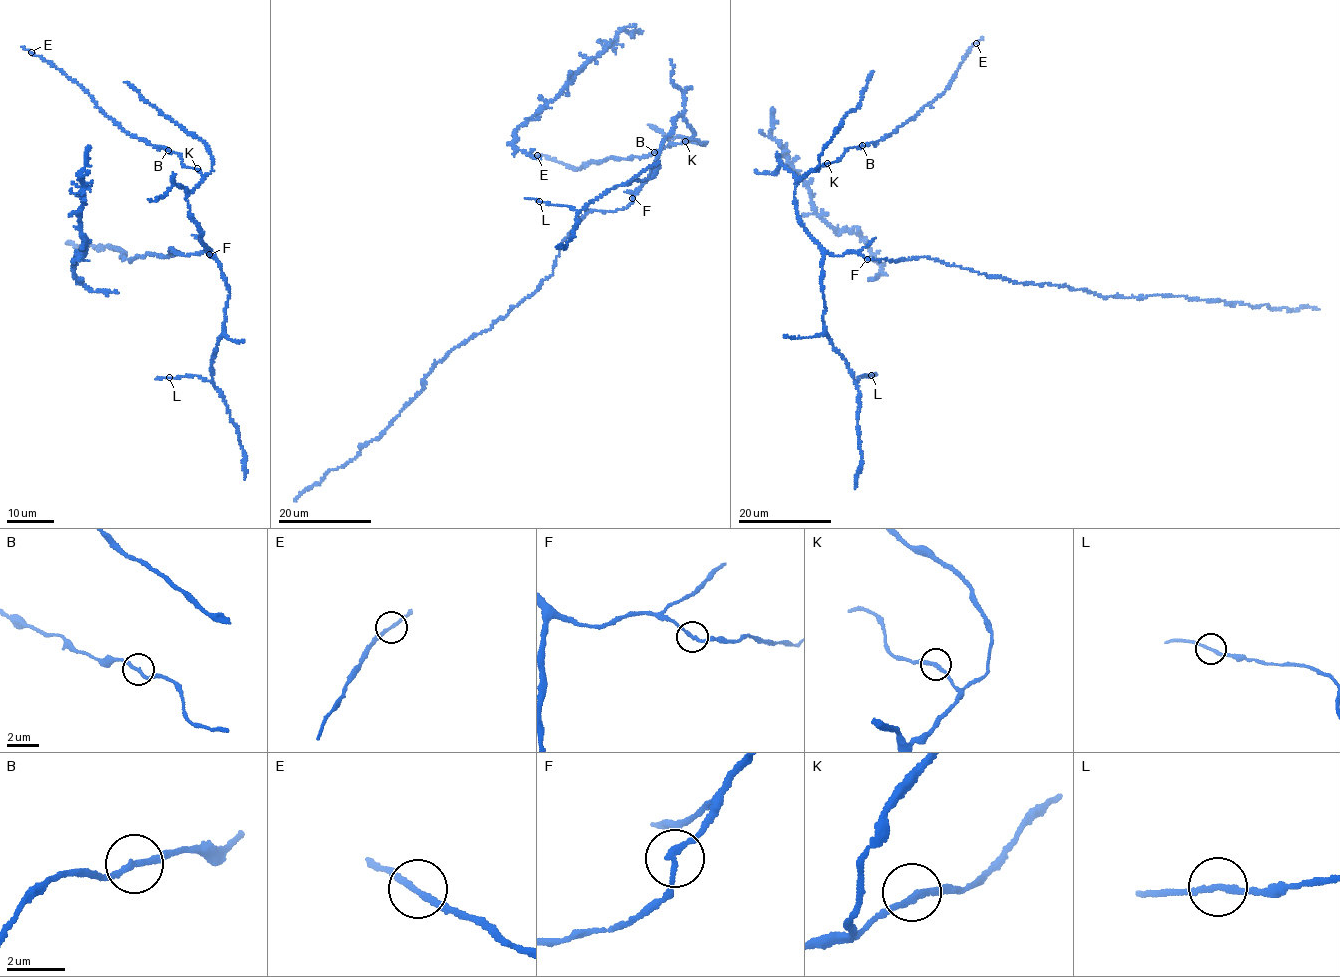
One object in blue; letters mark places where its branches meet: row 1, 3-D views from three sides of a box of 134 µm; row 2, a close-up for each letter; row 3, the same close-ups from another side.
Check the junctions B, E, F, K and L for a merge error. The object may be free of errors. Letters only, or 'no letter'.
no letter

